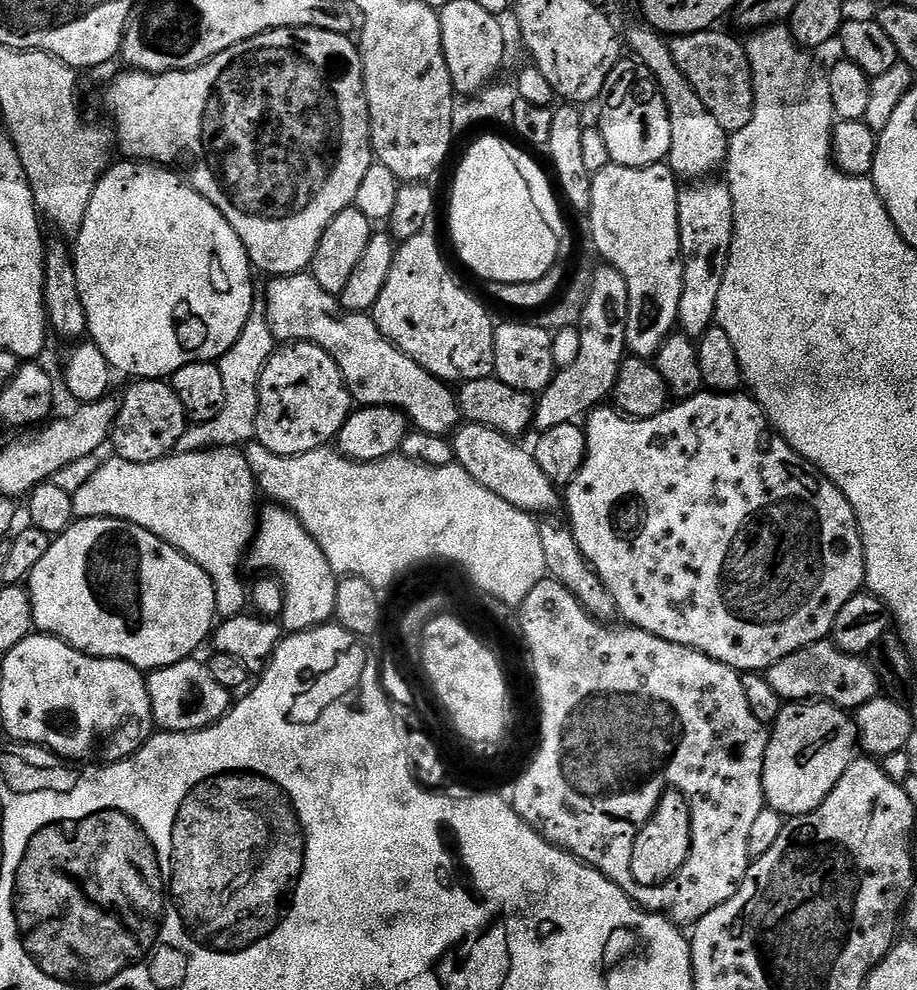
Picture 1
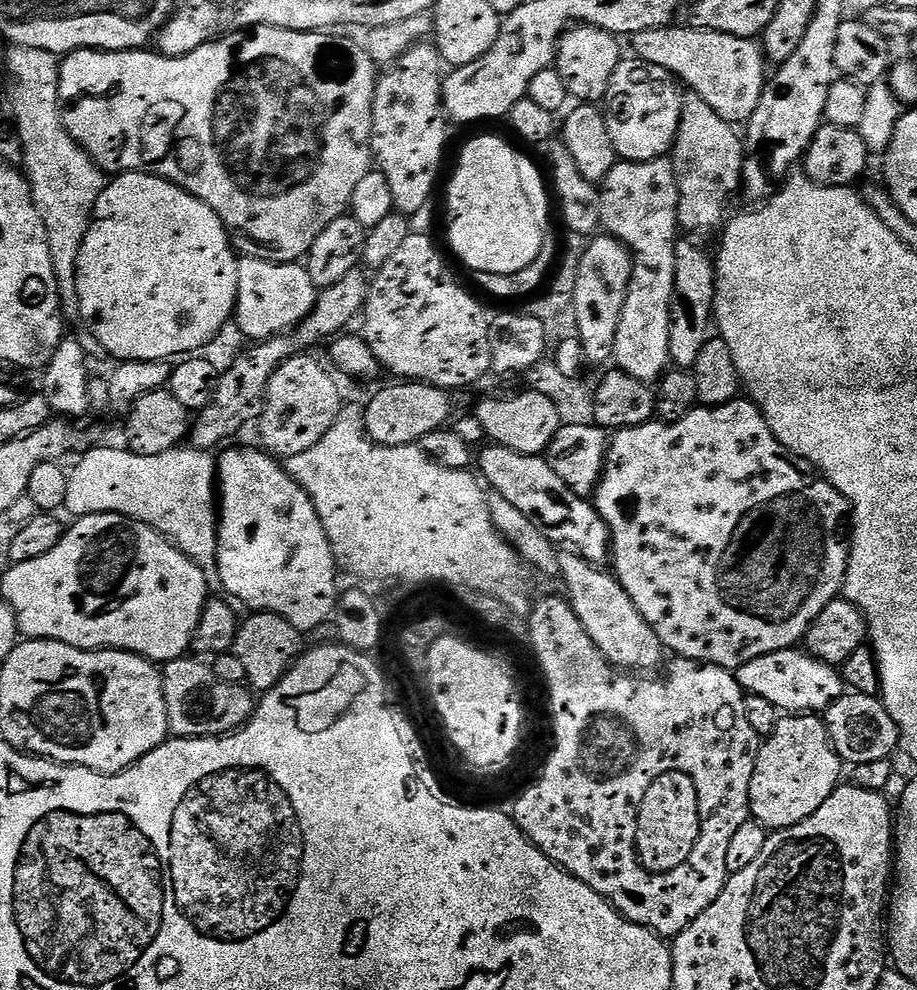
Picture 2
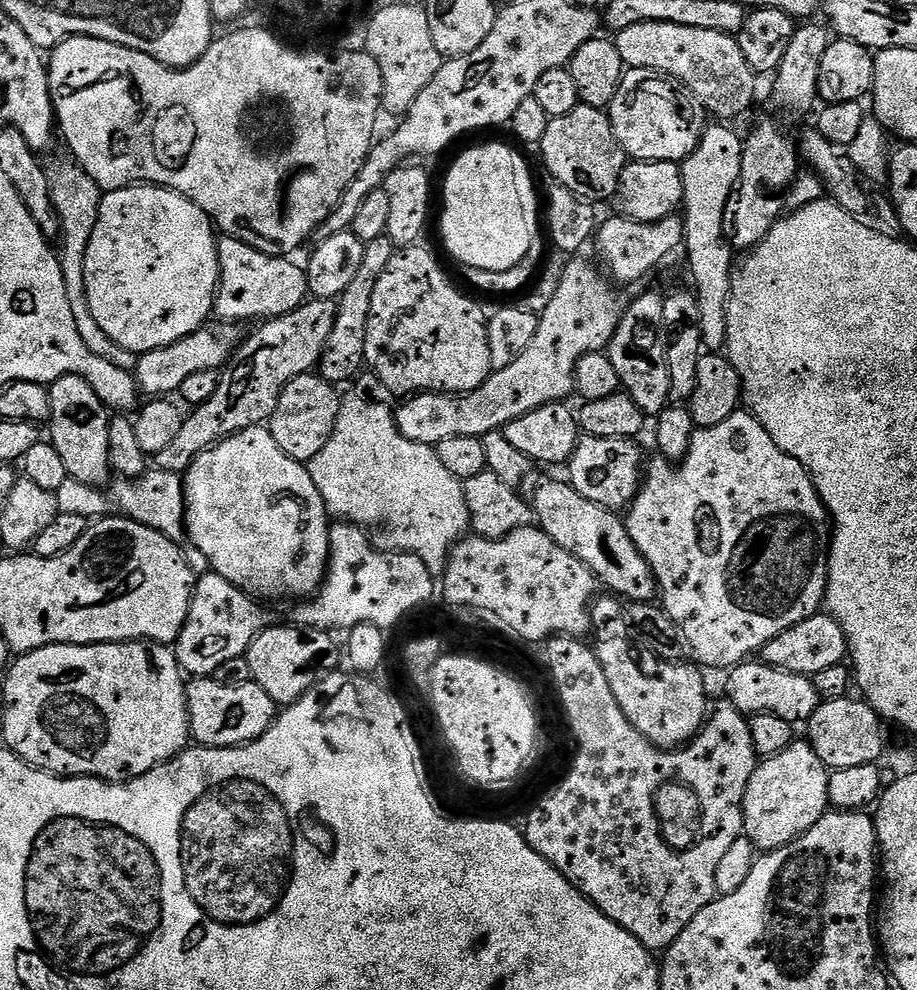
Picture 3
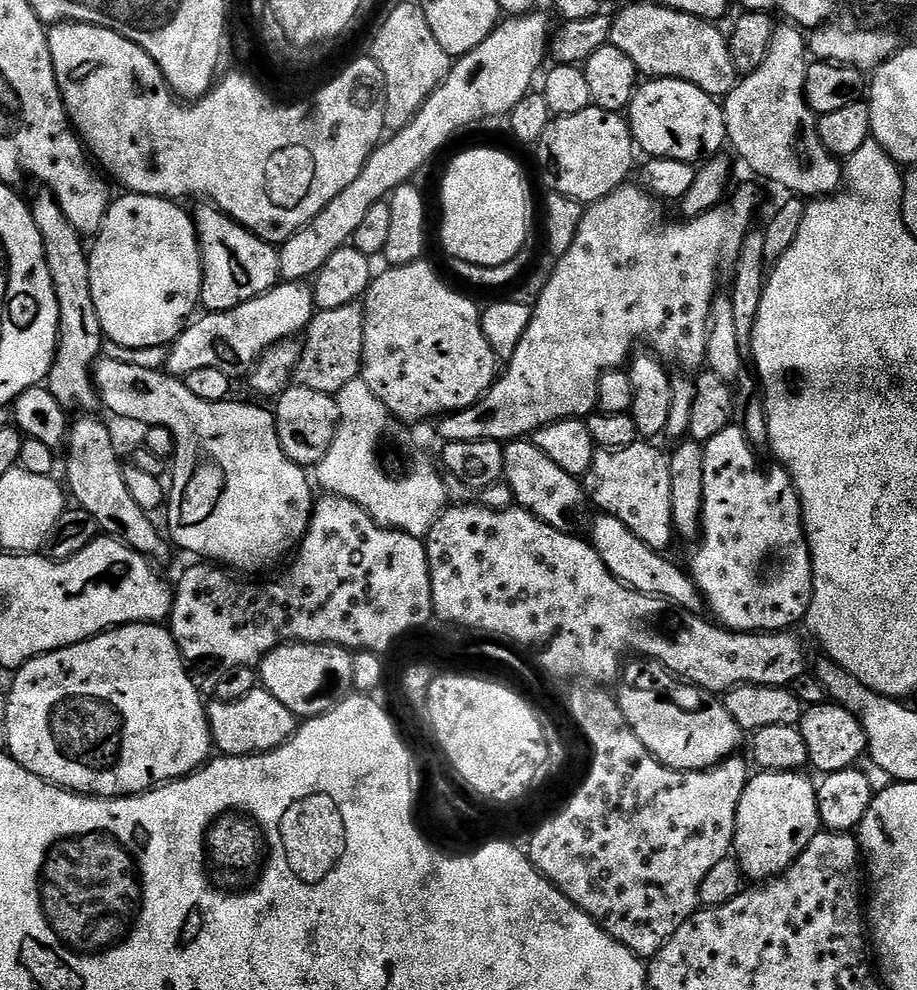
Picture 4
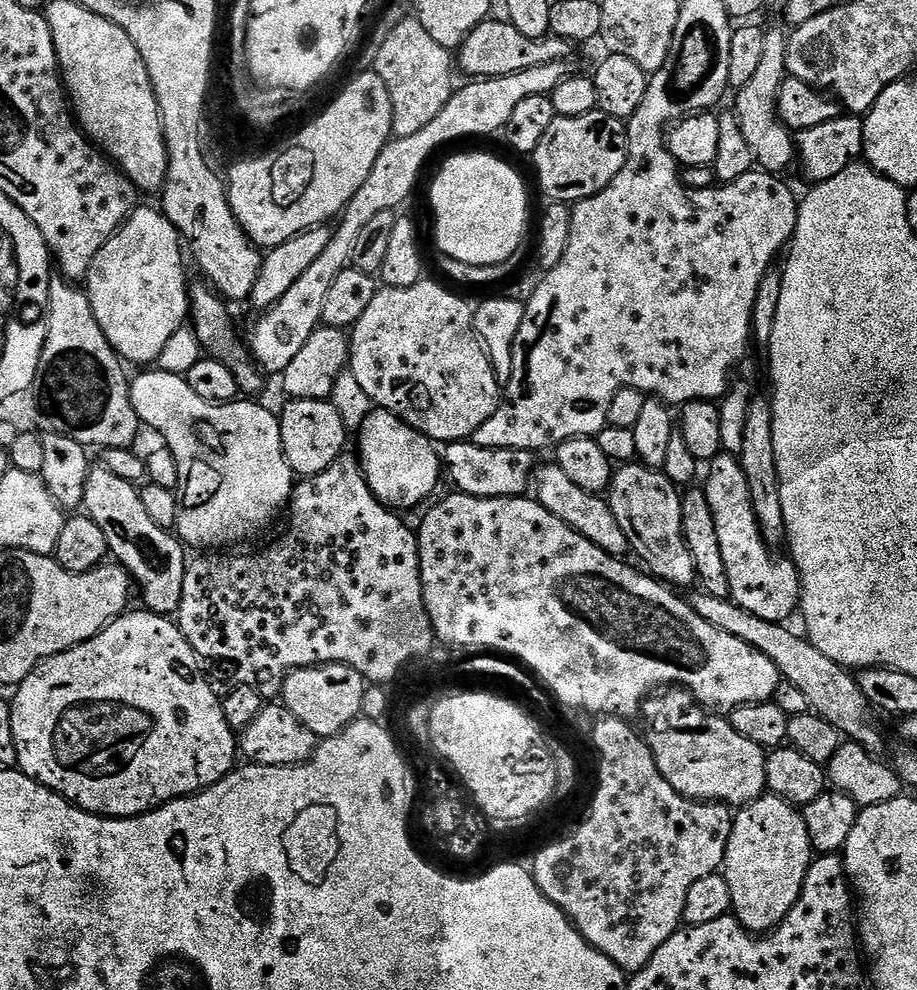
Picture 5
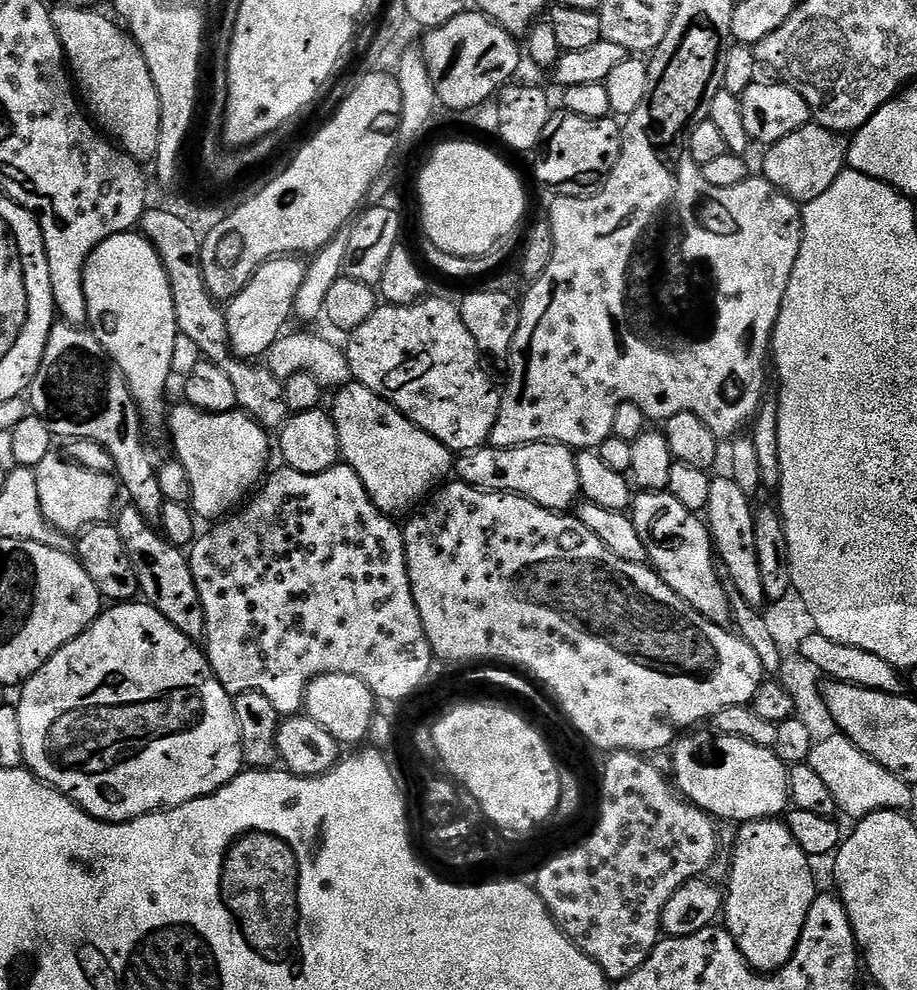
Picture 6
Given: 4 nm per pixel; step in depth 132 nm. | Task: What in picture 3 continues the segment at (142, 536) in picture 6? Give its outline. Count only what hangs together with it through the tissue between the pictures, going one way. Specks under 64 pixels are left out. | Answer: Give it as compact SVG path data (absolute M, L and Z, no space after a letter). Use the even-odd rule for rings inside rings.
M63 376L48 388L52 436L50 443L66 465L69 480L77 480L91 488L103 489L114 473L110 458L110 410L94 394L94 386L81 376Z

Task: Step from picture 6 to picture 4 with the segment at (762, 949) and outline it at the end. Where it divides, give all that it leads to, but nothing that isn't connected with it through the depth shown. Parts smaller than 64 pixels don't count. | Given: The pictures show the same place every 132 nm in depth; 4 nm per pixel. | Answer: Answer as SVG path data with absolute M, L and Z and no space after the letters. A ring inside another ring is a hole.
M757 771L742 790L732 847L734 859L749 881L767 882L783 876L821 832L817 785L804 775L808 774Z

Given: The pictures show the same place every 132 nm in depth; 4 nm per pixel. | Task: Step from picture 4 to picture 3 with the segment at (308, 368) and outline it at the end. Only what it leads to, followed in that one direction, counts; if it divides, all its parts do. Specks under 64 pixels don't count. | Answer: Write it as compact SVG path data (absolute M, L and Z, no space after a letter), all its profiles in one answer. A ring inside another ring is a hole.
M386 235L376 238L364 246L362 267L358 270L354 282L346 286L346 290L338 298L334 330L330 330L330 338L326 338L326 346L322 350L322 358L318 365L318 374L333 386L341 386L347 380L352 380L359 374L360 368L365 367L366 354L366 326L370 322L370 298L374 298L374 286L378 278L390 266L390 262L397 254L396 244Z

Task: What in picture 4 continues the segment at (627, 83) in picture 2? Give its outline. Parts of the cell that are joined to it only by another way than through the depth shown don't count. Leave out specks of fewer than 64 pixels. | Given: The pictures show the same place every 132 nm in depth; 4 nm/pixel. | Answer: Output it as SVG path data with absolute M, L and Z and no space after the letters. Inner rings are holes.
M645 79L628 103L626 119L637 149L654 160L699 165L717 155L728 139L721 101L685 80Z

